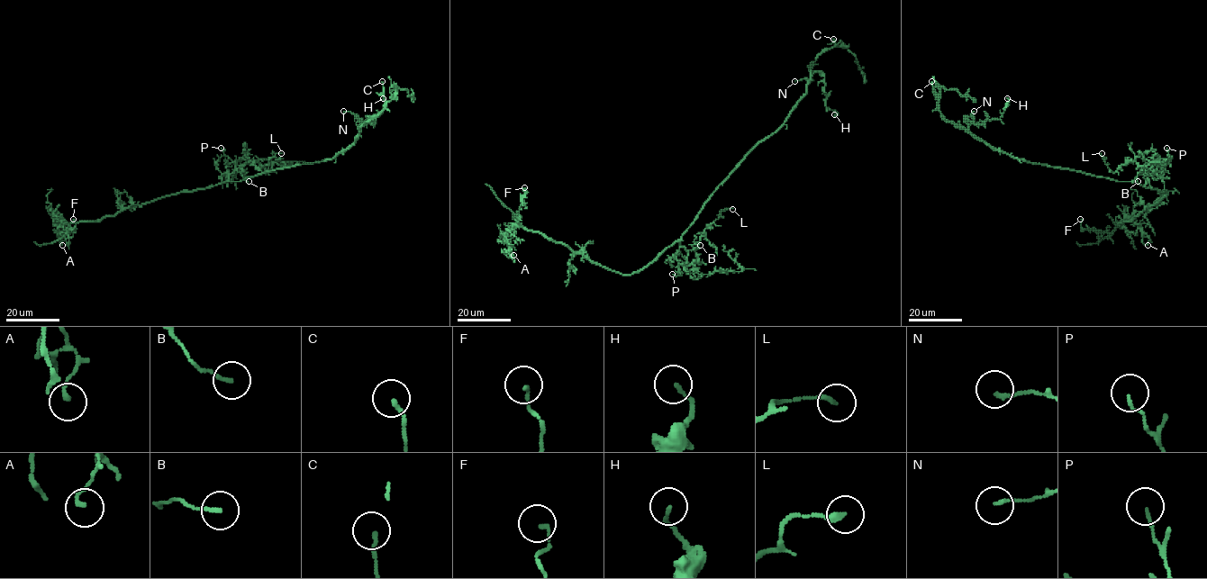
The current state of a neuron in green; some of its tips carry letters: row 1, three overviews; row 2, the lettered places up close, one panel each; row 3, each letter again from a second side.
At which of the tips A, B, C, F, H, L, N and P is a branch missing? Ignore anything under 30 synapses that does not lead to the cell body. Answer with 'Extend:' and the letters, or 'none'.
Extend: none

